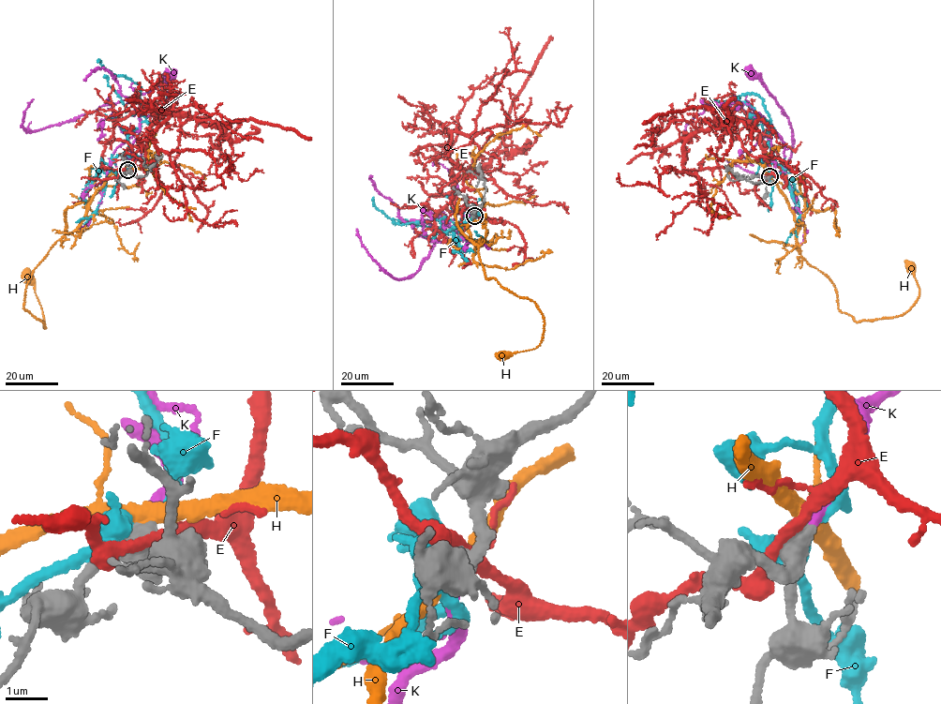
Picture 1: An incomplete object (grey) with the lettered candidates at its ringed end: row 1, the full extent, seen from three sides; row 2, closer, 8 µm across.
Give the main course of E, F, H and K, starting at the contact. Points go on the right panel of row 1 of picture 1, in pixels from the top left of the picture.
E: (768, 177), (752, 125), (728, 114), (700, 130), (683, 168), (709, 212), (726, 207), (711, 220)
F: (768, 178), (774, 157), (769, 142), (769, 113), (763, 99), (747, 94), (729, 101), (711, 101), (704, 106)
H: (769, 176), (794, 214), (801, 257), (830, 279), (838, 308), (857, 322), (910, 308), (919, 289), (912, 267)
K: (769, 176), (775, 164), (770, 129), (780, 139), (771, 130), (782, 111), (760, 76), (752, 71)

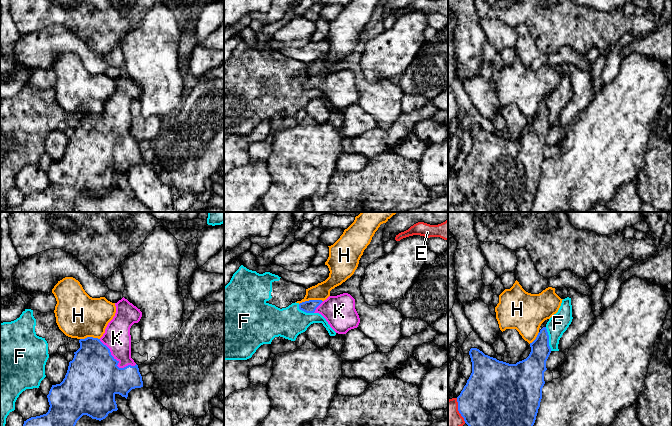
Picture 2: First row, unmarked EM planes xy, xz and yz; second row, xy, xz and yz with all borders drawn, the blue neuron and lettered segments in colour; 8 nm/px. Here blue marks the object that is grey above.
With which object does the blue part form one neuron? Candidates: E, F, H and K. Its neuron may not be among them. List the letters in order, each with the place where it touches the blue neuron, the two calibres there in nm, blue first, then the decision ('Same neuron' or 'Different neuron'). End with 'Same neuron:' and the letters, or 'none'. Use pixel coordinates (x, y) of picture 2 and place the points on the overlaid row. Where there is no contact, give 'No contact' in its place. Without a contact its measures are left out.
E: Touches blue at yz (458, 410). Thickness 420 nm (blue) against 180 nm. Different neuron
F: Touches blue at yz (548, 339). Thickness 190 nm (blue) against 160 nm. Different neuron
H: Touches blue at xz (310, 300). Thickness 100 nm (blue) against 140 nm. Different neuron
K: Touches blue at xy (118, 362). Thickness 440 nm (blue) against 220 nm. Same neuron
Same neuron: K

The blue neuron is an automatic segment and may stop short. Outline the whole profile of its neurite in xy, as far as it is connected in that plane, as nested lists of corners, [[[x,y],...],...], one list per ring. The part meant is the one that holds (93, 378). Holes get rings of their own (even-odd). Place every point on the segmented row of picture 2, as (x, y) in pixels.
[[[124,297],[115,306],[115,316],[100,339],[87,337],[79,340],[80,348],[74,352],[65,378],[60,384],[52,385],[47,395],[48,412],[27,419],[23,426],[75,426],[83,415],[101,421],[118,410],[116,394],[127,399],[132,389],[143,387],[138,365],[131,358],[130,335],[131,326],[140,321],[142,312]]]

